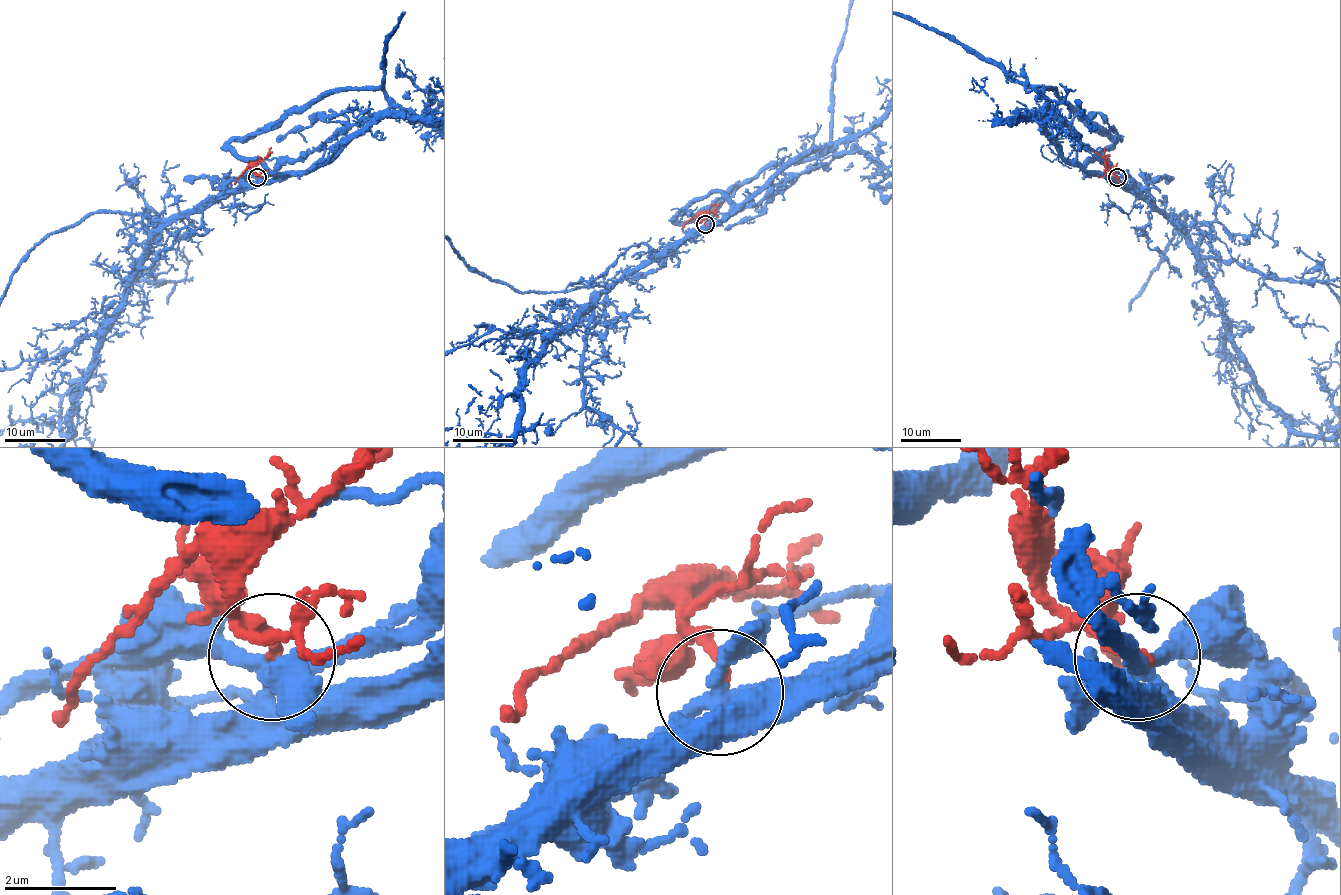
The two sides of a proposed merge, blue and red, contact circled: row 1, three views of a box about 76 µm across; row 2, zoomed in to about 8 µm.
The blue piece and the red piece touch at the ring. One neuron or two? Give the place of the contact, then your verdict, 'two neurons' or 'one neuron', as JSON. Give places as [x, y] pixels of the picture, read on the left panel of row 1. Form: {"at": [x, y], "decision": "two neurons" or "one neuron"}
{"at": [257, 177], "decision": "one neuron"}

